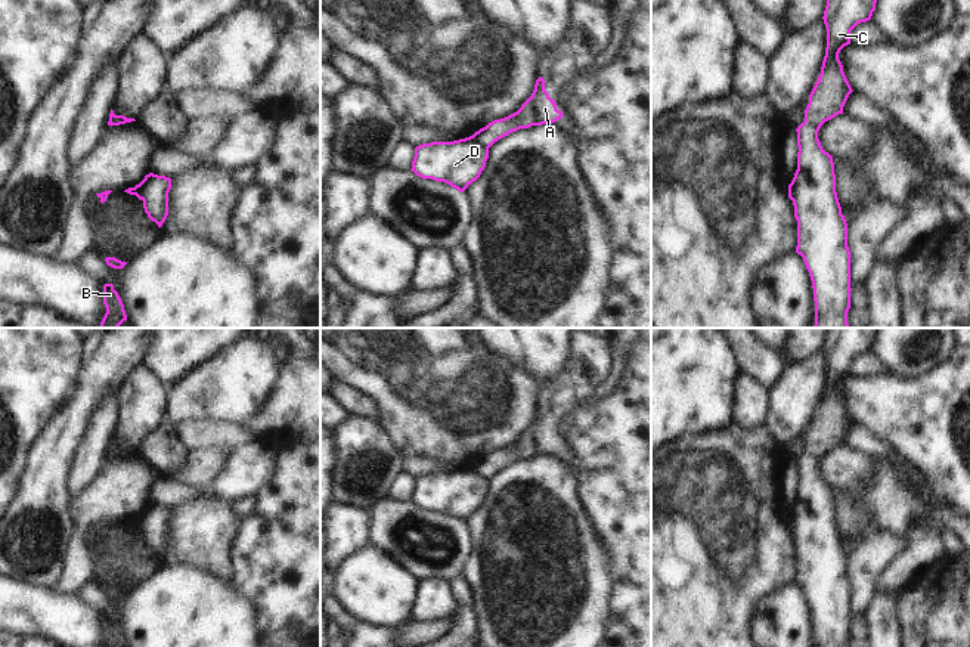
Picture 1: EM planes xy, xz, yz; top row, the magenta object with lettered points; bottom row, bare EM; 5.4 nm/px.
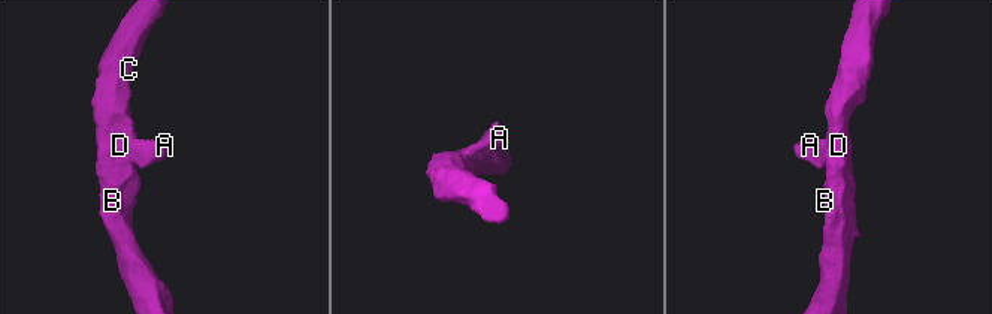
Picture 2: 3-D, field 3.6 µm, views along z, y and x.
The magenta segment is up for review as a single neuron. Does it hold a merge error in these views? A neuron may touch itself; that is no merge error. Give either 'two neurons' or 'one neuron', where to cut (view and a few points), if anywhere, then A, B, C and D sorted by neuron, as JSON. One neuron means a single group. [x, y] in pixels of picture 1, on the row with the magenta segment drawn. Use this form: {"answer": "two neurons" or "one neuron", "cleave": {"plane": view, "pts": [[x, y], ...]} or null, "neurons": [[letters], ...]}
{"answer": "two neurons", "cleave": {"plane": "xy", "pts": [[149, 175], [142, 186], [142, 200]]}, "neurons": [["A"], ["B", "C", "D"]]}

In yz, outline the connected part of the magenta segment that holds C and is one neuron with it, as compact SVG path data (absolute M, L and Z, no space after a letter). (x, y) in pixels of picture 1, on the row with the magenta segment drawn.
M827 0L824 24L827 28L827 47L821 74L815 83L809 103L805 109L805 121L797 131L797 170L791 180L794 217L797 220L796 253L803 257L809 272L814 301L814 328L850 328L847 312L850 309L850 251L847 247L847 223L836 192L836 174L833 157L825 152L818 139L821 126L843 114L843 106L853 92L839 59L840 50L850 44L850 31L861 22L871 19L877 0Z

